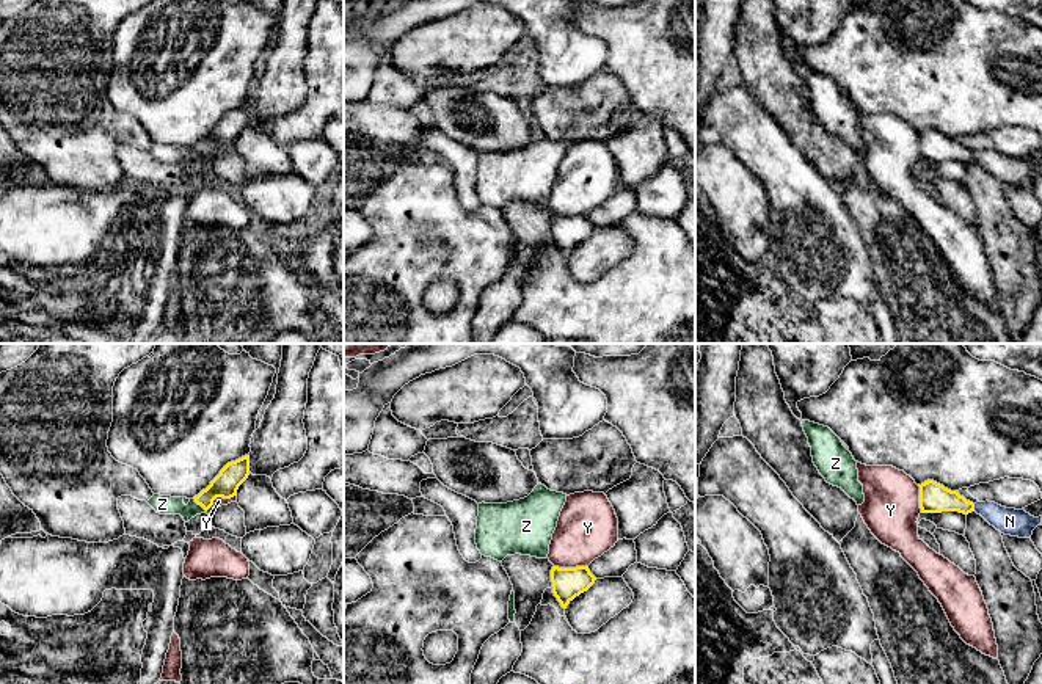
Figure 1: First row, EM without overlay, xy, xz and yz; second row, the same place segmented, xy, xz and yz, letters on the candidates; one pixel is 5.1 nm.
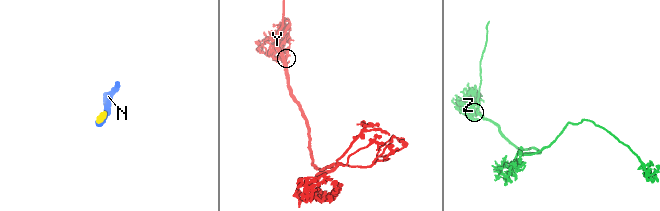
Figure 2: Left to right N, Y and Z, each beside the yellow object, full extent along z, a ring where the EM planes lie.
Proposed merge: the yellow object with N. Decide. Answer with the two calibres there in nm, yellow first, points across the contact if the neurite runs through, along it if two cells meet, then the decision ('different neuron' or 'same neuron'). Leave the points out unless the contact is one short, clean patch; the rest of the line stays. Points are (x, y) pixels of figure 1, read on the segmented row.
calibres 160 and 140 nm; way yz (934, 498), (973, 507), (1017, 523); same neuron

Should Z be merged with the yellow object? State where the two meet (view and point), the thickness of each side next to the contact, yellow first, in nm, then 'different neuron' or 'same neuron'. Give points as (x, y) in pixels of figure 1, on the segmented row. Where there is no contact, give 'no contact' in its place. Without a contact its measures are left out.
xy (200, 504) | 130/100 nm | different neuron

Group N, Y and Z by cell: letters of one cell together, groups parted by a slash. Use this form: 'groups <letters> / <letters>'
groups N / Y / Z

